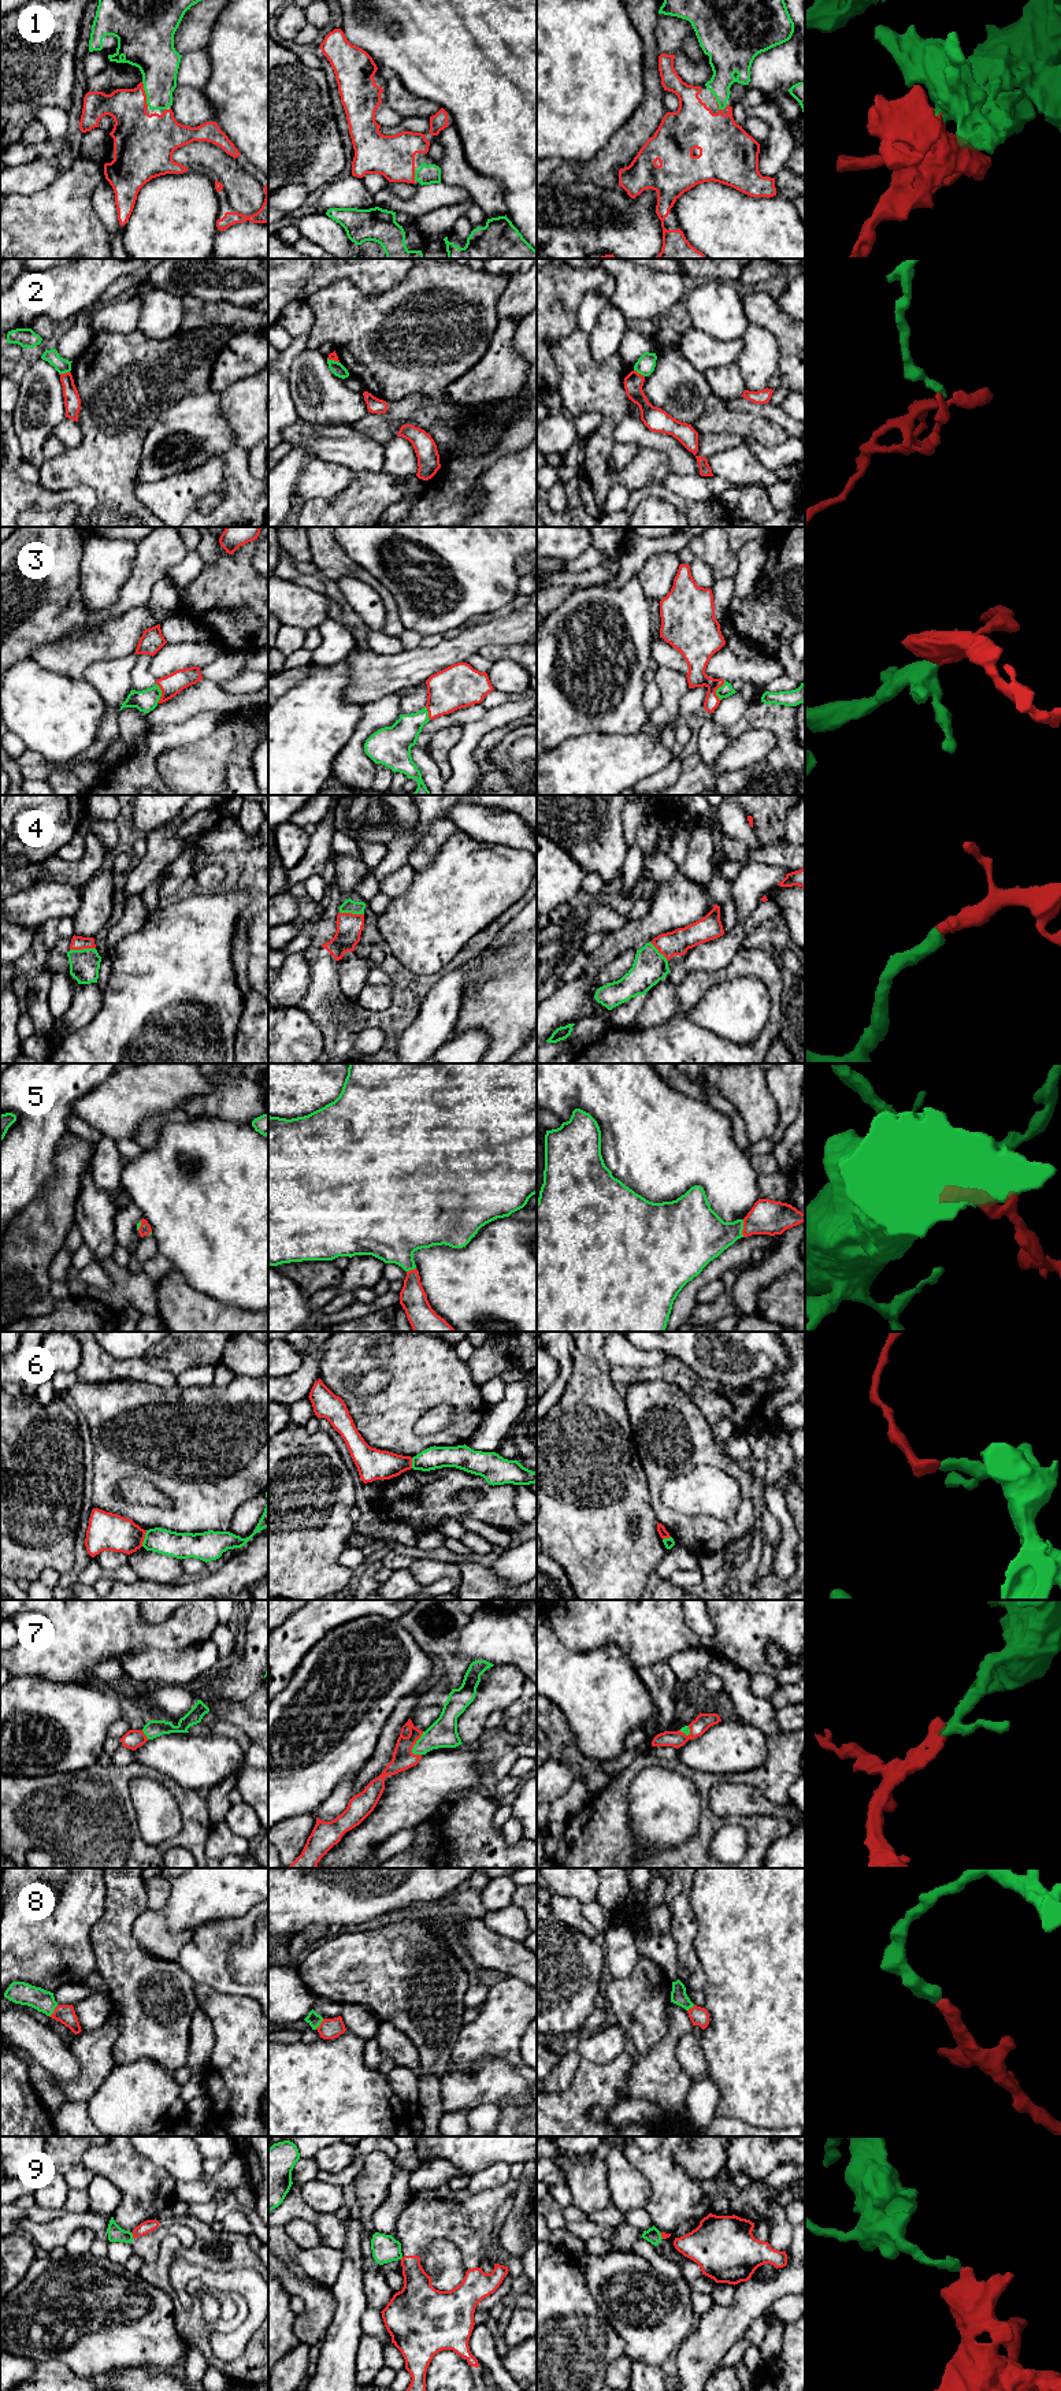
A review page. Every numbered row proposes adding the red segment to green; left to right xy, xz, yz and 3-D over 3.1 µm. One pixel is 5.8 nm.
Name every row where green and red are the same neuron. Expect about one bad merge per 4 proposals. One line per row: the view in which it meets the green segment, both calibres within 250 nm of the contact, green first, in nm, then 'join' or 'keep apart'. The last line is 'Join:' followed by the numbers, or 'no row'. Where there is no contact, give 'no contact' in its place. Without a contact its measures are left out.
1: xy | 240/280 nm | join
2: xy | 90/100 nm | keep apart
3: yz | 80/160 nm | join
4: xy | 180/80 nm | join
5: yz | 300/200 nm | join
6: xy | 160/220 nm | keep apart
7: xz | 170/130 nm | join
8: xy | 130/110 nm | join
9: xy | 100/70 nm | keep apart
Join: 1, 3, 4, 5, 7, 8

